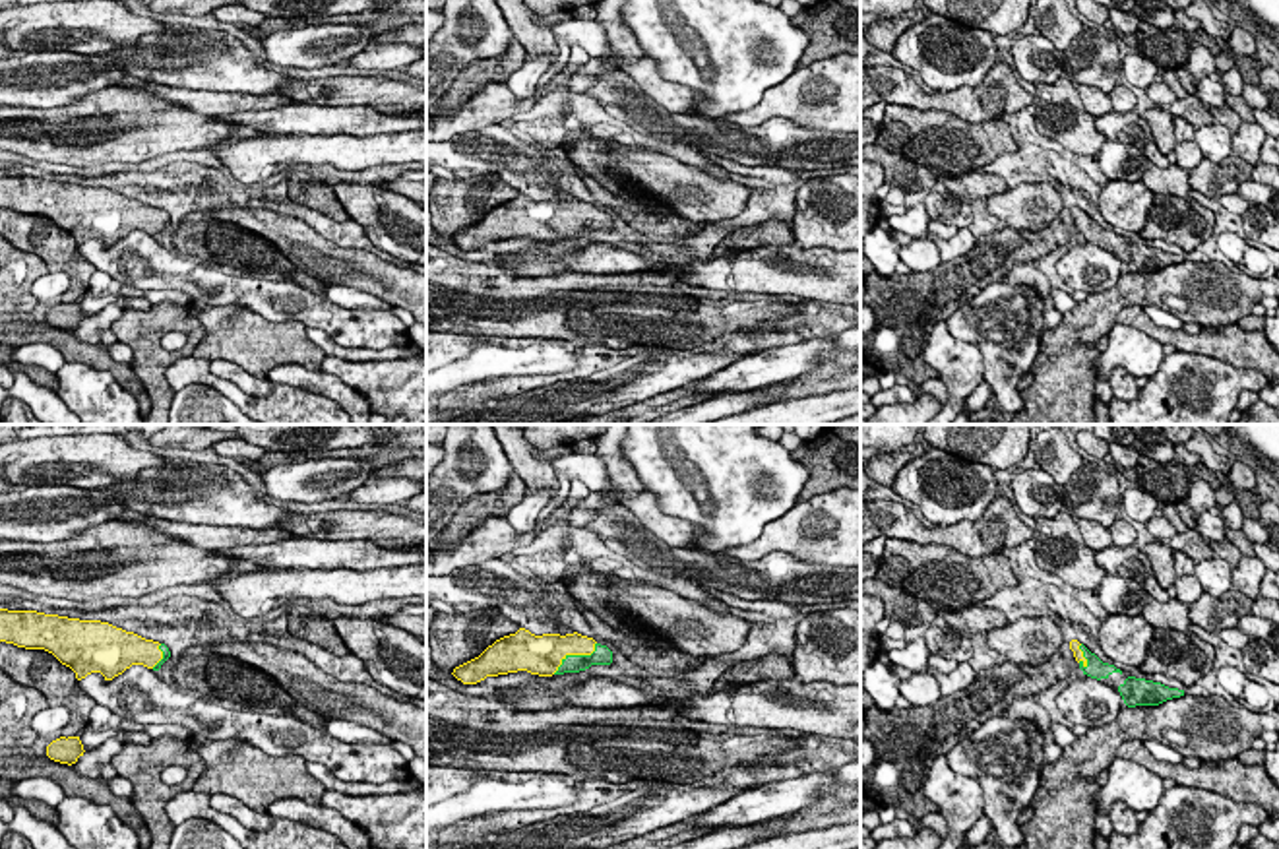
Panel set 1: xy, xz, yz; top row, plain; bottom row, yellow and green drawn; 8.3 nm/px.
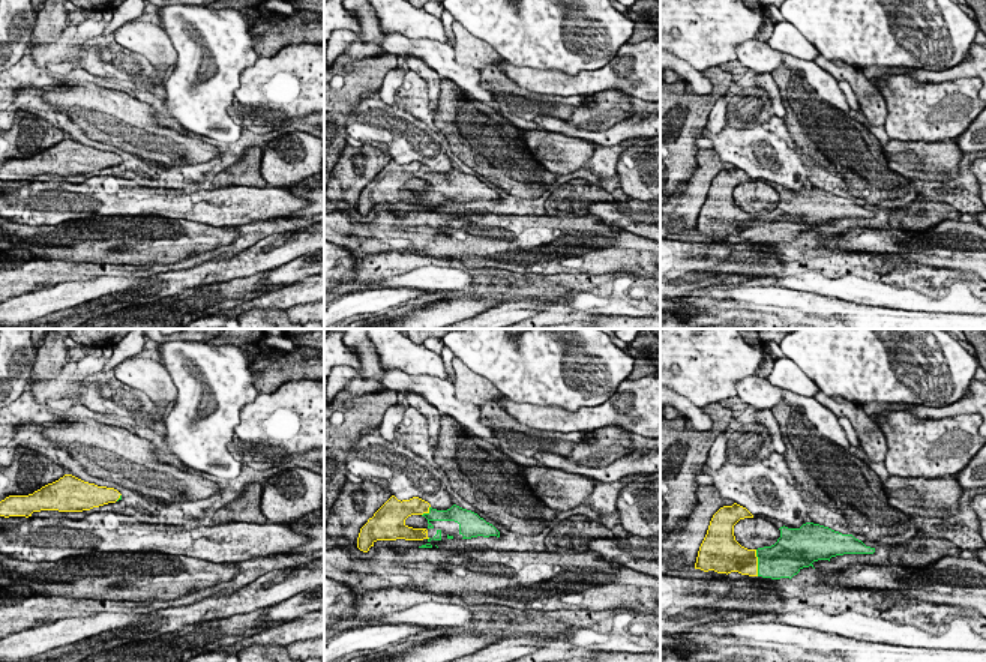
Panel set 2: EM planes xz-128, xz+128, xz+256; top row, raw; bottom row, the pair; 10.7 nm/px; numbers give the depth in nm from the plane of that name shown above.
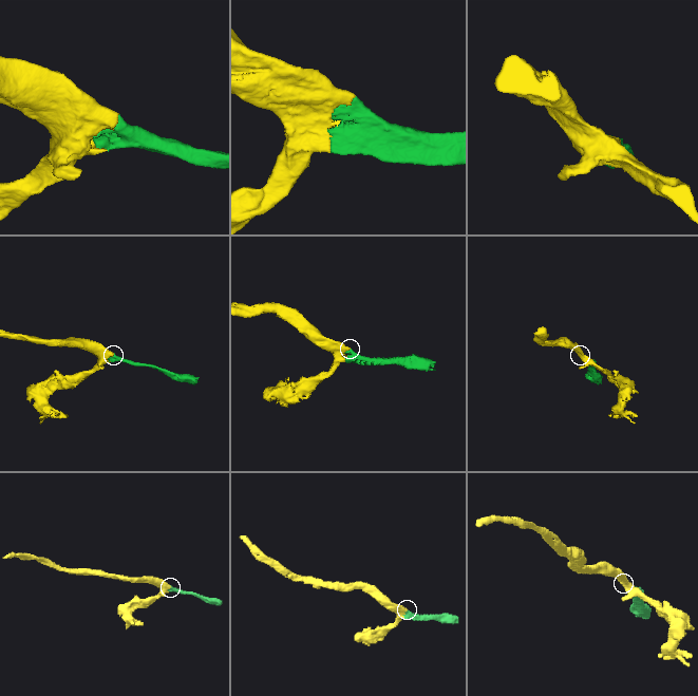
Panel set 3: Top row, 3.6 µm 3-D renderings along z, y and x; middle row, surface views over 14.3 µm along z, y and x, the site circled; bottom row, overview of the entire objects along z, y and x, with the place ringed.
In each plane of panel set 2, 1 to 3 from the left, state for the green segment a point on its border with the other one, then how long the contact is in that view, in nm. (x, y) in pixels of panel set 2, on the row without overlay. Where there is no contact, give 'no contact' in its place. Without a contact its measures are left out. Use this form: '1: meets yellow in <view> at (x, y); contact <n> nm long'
1: meets yellow in xz-128 at (119, 161); contact 100 nm long
2: meets yellow in xz+128 at (426, 176); contact 140 nm long
3: meets yellow in xz+256 at (757, 227); contact 280 nm long

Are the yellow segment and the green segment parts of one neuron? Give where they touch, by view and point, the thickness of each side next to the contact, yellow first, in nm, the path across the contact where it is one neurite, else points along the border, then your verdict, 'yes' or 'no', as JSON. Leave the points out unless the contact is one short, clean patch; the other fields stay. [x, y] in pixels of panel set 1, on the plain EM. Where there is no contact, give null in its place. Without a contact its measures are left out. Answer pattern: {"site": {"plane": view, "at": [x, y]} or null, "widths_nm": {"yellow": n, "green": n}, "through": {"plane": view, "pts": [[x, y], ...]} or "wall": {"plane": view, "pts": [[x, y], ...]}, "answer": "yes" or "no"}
{"site": {"plane": "xz", "at": [576, 220]}, "widths_nm": {"yellow": 280, "green": 160}, "answer": "yes"}

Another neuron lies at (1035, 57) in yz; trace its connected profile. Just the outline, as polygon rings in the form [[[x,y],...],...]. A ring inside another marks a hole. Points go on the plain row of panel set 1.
[[[1039,33],[1012,41],[1012,56],[1025,81],[1054,83],[1062,74],[1062,50]]]

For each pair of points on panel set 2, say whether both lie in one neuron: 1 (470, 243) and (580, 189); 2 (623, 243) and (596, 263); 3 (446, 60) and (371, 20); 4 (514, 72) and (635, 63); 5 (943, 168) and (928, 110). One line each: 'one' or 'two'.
1: two
2: one
3: one
4: one
5: two

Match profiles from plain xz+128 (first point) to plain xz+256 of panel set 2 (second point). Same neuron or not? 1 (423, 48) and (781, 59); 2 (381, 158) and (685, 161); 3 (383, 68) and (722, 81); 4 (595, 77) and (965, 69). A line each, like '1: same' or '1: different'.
1: same
2: different
3: same
4: same

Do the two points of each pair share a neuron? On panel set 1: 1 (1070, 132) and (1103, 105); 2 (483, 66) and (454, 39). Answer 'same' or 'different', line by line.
1: different
2: different

